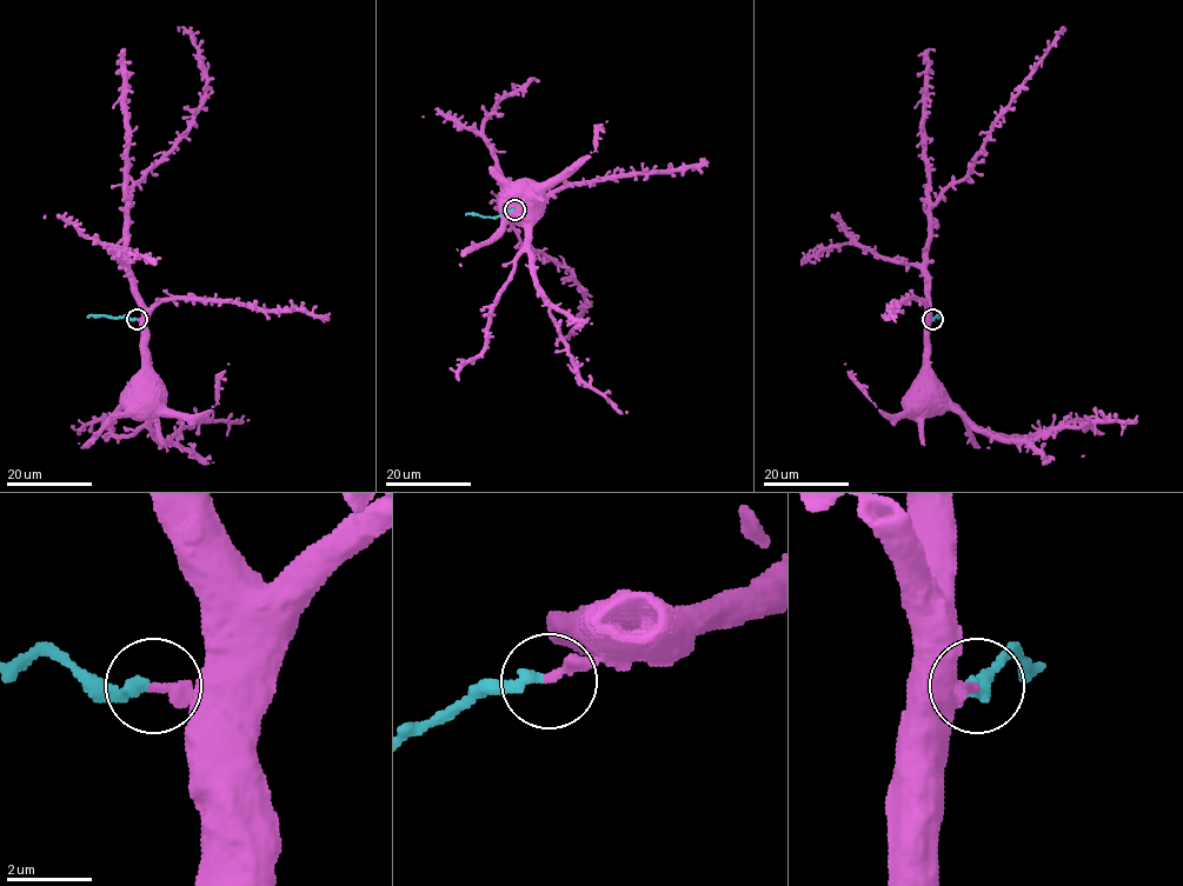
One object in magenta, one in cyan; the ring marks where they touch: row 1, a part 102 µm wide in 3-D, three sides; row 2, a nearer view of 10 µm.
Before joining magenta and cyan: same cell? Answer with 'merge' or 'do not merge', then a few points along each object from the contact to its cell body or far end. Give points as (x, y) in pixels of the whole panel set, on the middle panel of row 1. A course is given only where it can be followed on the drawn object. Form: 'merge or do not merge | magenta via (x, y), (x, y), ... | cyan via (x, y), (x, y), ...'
do not merge | magenta via (514, 210), (519, 204), (505, 204), (518, 237), (564, 267), (580, 286), (585, 304), (579, 322), (557, 340) | cyan via (514, 210), (494, 218), (466, 215)

